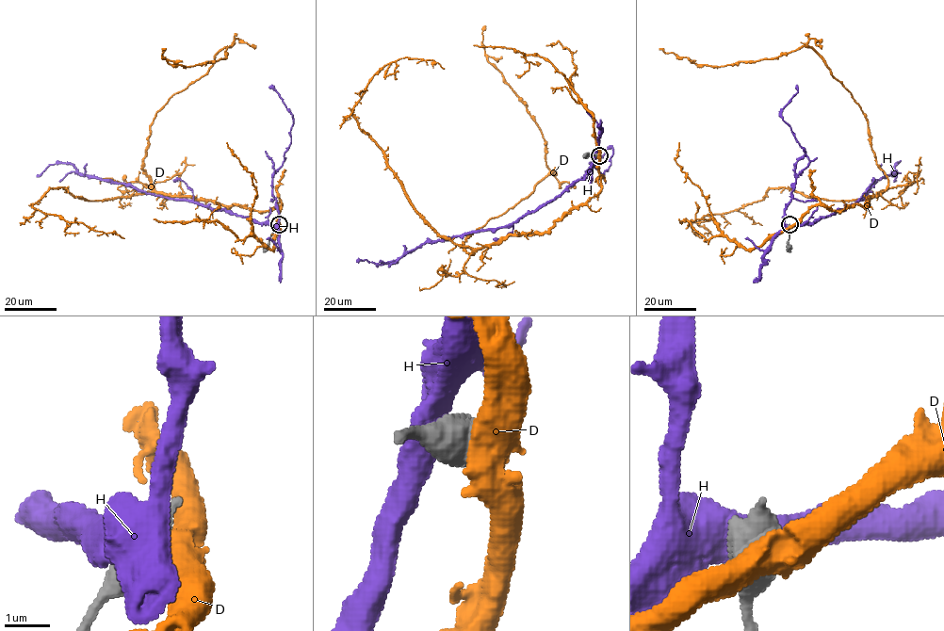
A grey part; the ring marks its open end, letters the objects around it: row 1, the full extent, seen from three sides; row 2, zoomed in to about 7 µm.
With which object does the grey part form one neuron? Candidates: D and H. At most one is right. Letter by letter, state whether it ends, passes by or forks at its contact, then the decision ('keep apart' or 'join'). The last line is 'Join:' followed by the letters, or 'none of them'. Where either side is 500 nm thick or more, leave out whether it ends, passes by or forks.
D: keep apart
H: keep apart
Join: none of them

